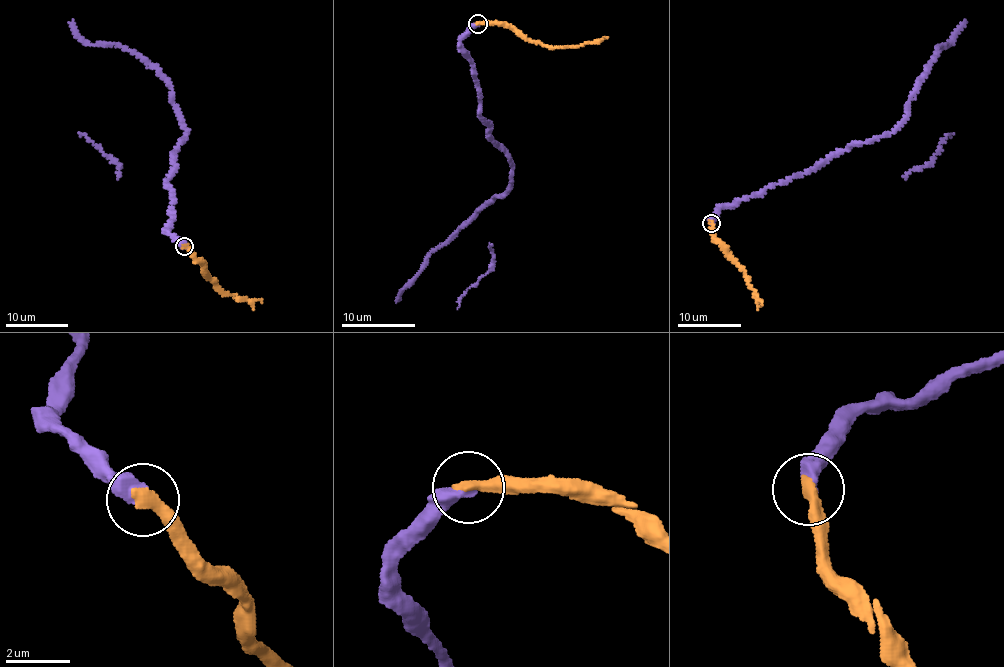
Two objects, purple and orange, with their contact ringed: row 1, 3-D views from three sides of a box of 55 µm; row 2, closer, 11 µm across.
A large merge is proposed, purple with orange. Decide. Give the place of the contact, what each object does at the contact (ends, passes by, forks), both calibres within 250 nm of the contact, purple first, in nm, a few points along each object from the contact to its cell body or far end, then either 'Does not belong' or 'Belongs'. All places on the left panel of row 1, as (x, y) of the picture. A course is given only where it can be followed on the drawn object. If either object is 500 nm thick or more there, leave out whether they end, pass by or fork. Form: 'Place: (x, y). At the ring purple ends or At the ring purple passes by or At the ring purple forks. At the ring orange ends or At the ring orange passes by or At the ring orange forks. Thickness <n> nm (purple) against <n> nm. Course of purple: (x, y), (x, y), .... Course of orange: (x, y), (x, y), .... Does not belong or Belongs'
Place: (184, 246). At the ring purple ends. At the ring orange ends. Thickness 480 nm (purple) against 360 nm. Course of purple: (184, 247), (165, 231), (172, 203), (166, 186), (185, 127), (169, 81), (120, 46), (89, 43), (70, 23). Course of orange: (184, 247), (224, 293), (261, 302). Belongs

